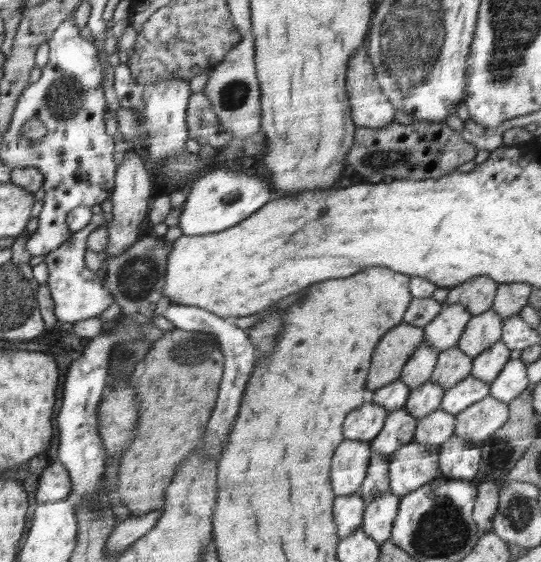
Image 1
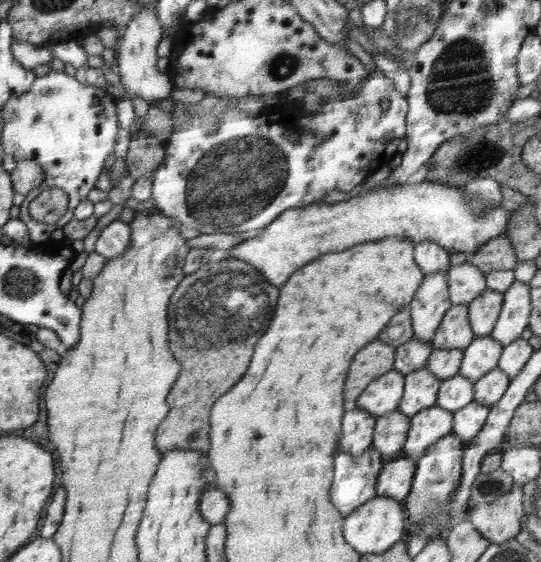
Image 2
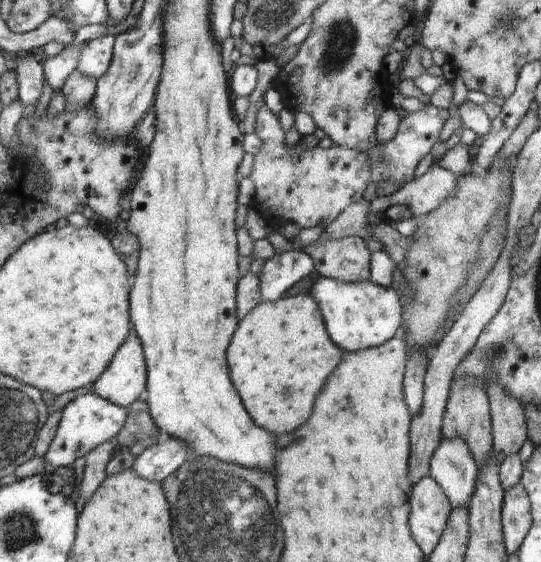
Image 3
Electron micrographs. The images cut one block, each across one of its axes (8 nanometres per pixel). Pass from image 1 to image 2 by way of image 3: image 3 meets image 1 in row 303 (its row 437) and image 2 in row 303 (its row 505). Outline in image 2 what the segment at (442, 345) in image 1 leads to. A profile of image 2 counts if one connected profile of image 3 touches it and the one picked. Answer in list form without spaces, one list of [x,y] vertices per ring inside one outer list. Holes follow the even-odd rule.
[[[468,260],[448,268],[448,294],[451,304],[469,305],[487,289],[484,272]]]

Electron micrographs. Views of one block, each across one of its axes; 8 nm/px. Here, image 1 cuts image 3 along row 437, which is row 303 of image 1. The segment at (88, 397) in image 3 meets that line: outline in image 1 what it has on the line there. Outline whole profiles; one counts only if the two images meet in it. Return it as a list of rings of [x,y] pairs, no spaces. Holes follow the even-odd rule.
[[[104,213],[93,214],[90,222],[82,230],[72,234],[72,238],[64,242],[63,246],[44,255],[44,264],[48,267],[49,286],[54,301],[54,315],[62,322],[80,322],[88,318],[96,318],[114,304],[114,295],[102,285],[99,272],[86,267],[84,254],[86,252],[86,238],[93,230],[108,222],[109,216]]]

